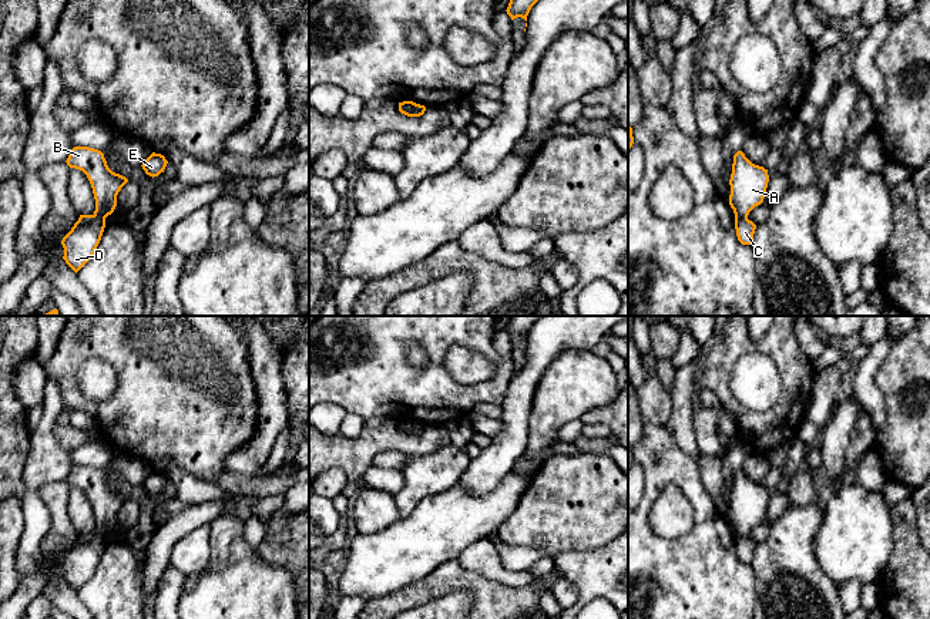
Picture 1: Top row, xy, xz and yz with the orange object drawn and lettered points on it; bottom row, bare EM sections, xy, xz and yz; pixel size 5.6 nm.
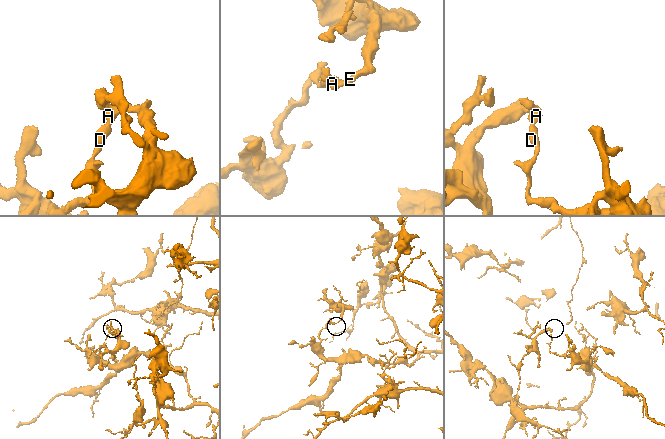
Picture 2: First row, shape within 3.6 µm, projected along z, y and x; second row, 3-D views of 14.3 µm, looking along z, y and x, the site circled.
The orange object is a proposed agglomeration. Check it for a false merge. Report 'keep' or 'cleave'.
cleave

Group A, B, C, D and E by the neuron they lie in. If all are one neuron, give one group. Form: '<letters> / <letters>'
A B E / C D

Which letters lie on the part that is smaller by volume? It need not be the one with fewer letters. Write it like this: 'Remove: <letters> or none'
Remove: A, B, E

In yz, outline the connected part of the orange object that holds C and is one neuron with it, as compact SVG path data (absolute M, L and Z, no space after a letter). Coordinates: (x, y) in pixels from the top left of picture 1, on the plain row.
M735 535L735 548L736 548L738 559L742 564L752 564L753 552L756 548L756 544L752 539L749 539L748 536Z

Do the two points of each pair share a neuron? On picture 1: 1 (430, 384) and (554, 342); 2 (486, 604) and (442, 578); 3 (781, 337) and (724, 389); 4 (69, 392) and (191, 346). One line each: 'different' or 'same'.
1: different
2: same
3: same
4: same

